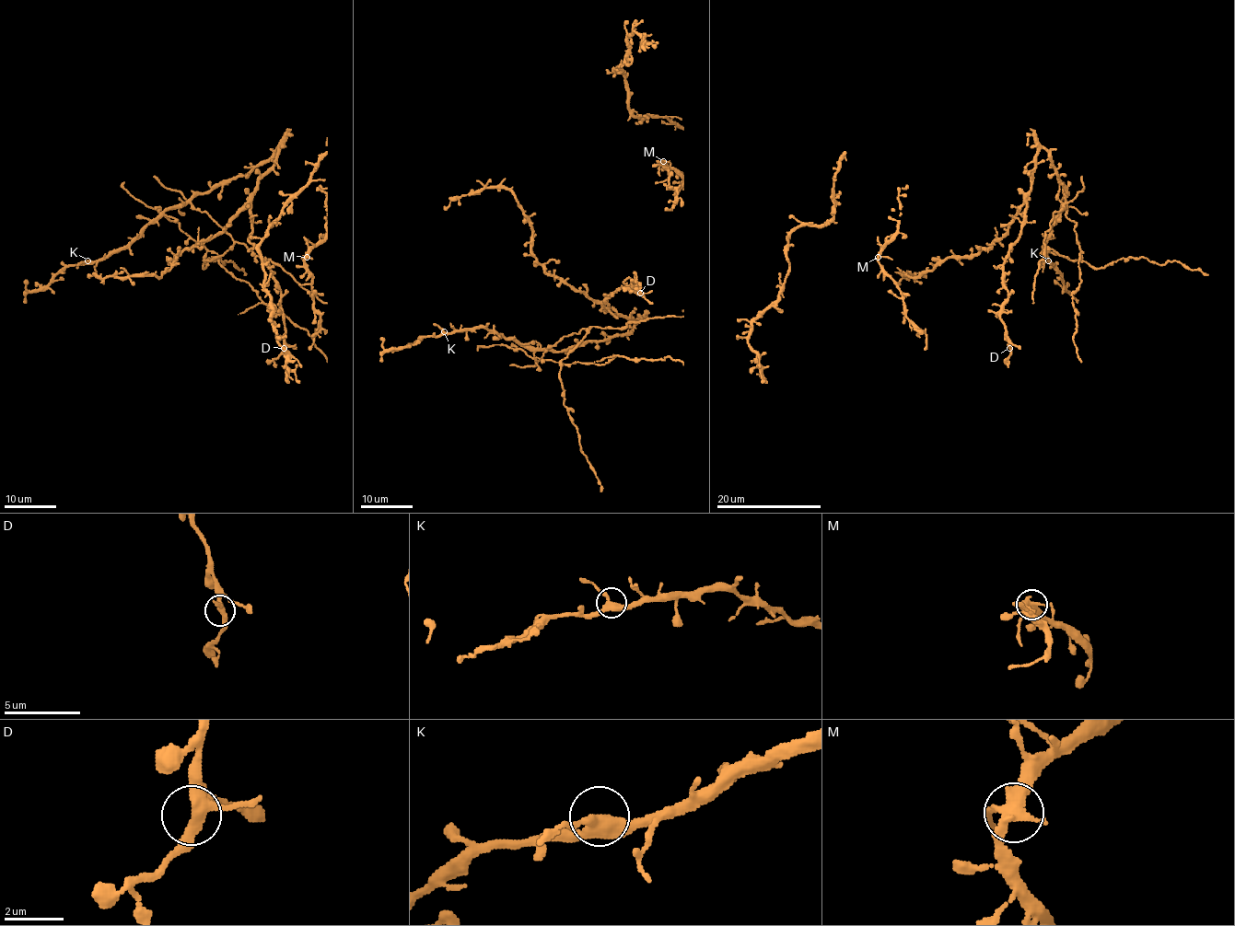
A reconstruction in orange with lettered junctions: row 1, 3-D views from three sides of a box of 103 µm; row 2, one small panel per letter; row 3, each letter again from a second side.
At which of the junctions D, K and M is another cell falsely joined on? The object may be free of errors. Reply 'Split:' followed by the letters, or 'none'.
Split: none

